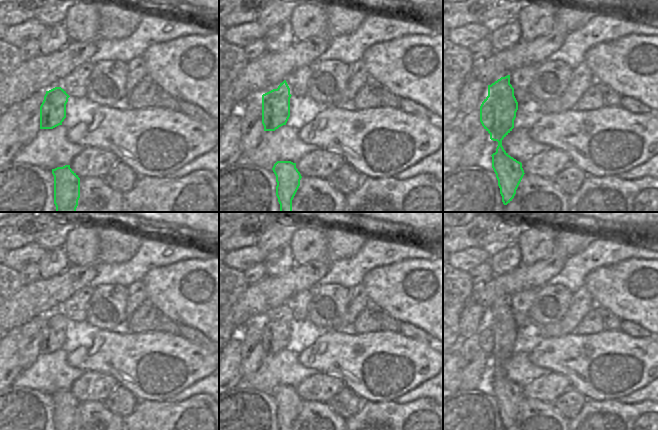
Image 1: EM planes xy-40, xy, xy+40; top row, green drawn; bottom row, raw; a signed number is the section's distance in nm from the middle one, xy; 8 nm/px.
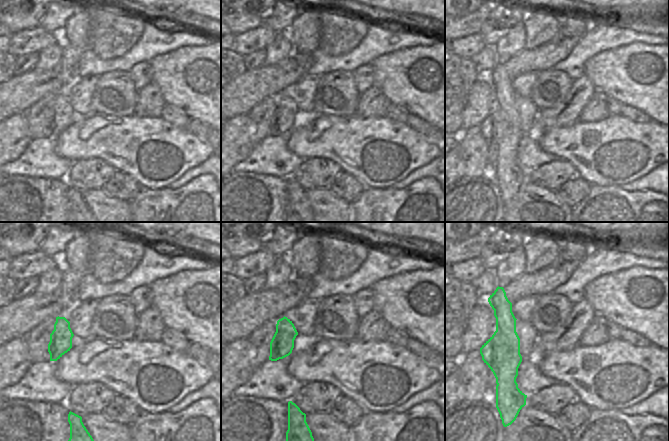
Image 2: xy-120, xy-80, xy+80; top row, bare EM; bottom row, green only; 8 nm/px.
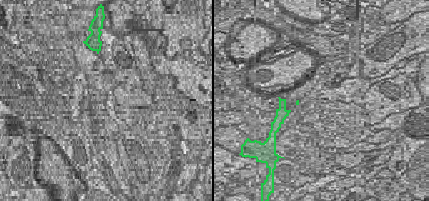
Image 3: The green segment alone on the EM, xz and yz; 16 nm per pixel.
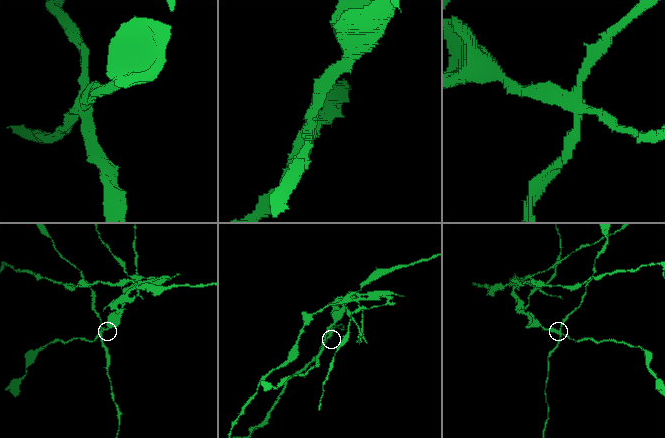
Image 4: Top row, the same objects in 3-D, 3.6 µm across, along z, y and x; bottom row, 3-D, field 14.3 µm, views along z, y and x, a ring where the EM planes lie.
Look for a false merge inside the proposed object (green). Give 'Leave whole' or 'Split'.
Split

